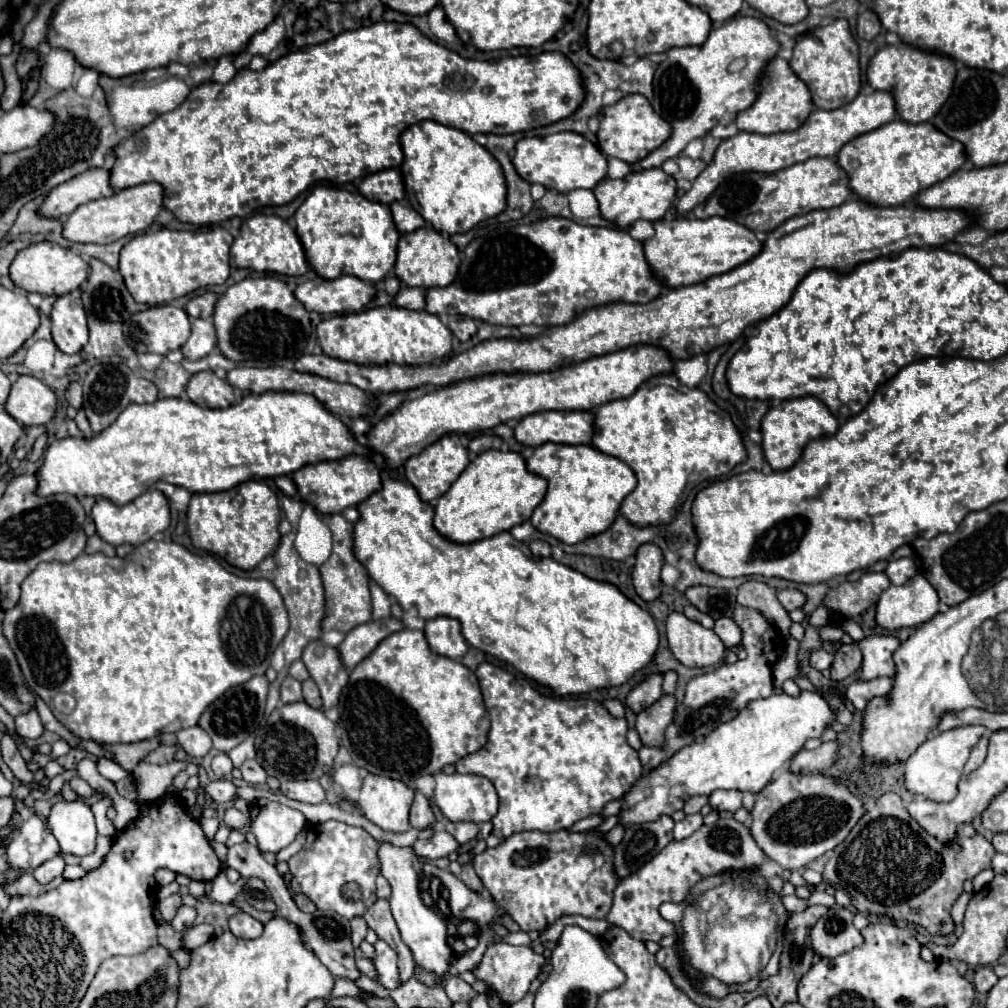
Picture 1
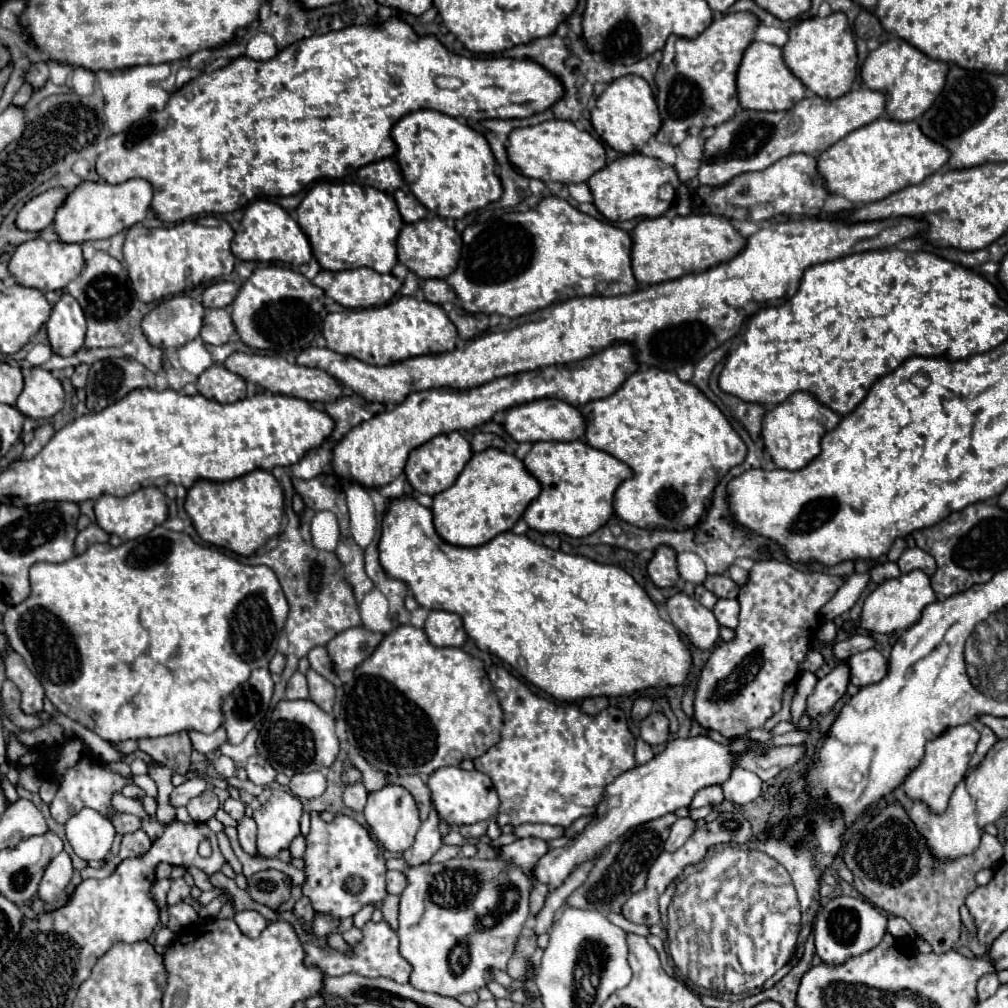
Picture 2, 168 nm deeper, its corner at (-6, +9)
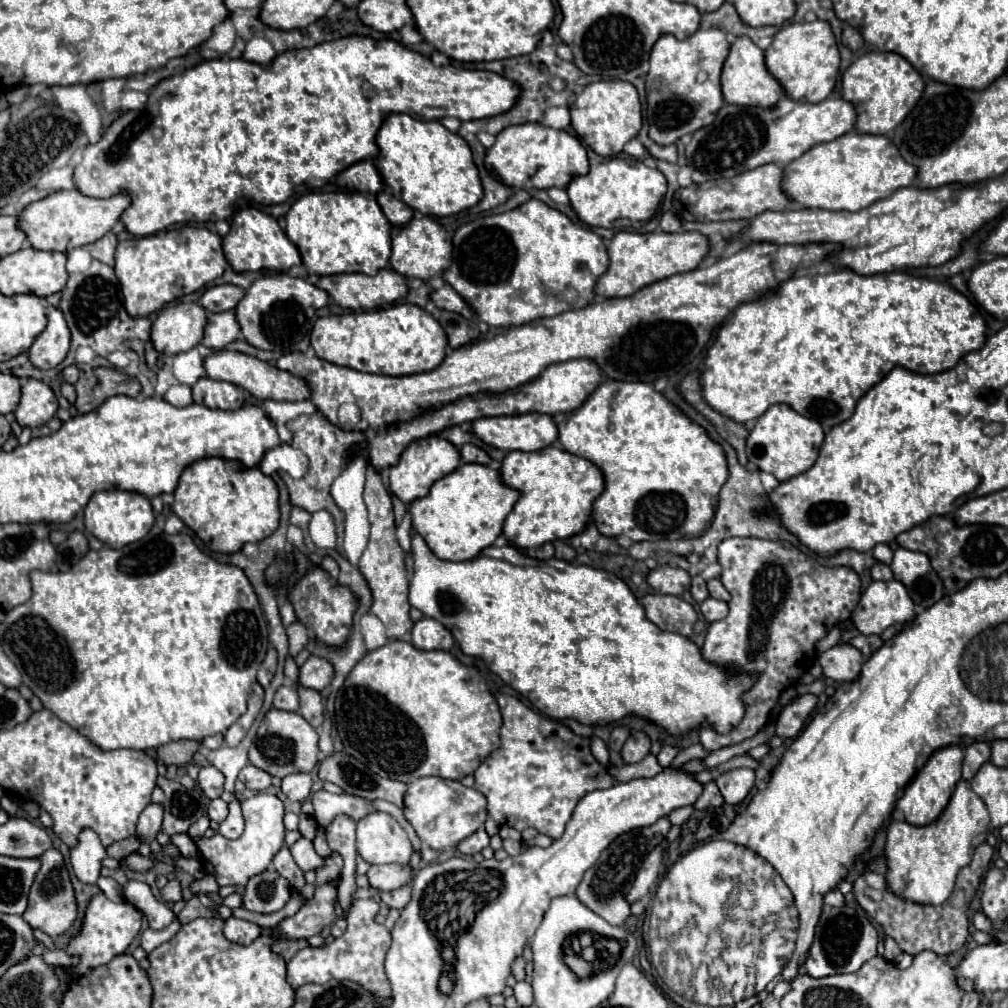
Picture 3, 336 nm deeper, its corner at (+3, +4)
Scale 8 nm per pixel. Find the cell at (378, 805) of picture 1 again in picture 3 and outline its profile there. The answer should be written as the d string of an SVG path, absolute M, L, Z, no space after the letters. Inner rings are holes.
M374 812L358 822L356 852L368 864L406 866L412 856L412 844L404 828L386 812Z

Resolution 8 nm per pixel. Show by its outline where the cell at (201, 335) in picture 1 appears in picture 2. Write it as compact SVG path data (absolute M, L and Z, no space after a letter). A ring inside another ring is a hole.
M207 309L201 329L201 339L207 345L223 345L229 335L235 331L231 323L231 315L227 309Z

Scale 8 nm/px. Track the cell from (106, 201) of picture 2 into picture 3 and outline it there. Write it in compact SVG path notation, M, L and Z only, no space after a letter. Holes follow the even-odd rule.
M60 190L38 202L28 204L18 214L18 226L24 230L32 248L50 252L70 252L72 248L86 246L102 238L120 220L120 214L128 206L130 198L126 194L116 194L112 198L98 200L82 196L78 190Z

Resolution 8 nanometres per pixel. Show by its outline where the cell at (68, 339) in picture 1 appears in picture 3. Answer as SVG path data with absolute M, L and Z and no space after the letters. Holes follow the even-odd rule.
M58 308L48 310L48 326L28 350L30 362L40 370L56 368L68 354L70 330Z

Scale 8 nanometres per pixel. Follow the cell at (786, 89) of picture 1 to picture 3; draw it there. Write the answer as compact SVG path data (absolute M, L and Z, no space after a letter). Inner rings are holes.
M738 36L730 44L730 54L724 62L722 68L722 94L728 104L742 104L742 106L762 106L770 108L774 106L782 96L784 90L778 84L778 80L768 72L764 64L764 52L748 38L748 36Z

